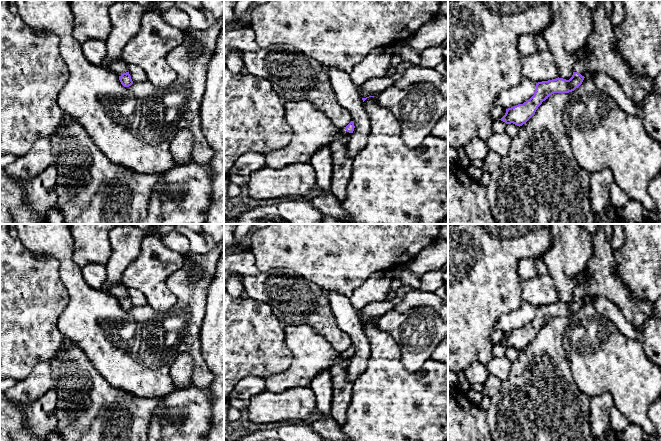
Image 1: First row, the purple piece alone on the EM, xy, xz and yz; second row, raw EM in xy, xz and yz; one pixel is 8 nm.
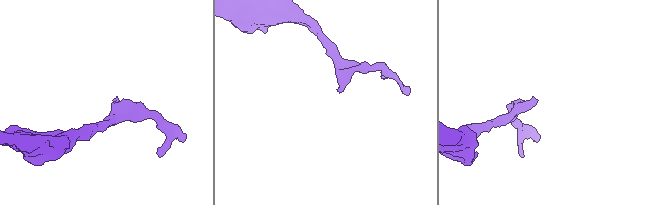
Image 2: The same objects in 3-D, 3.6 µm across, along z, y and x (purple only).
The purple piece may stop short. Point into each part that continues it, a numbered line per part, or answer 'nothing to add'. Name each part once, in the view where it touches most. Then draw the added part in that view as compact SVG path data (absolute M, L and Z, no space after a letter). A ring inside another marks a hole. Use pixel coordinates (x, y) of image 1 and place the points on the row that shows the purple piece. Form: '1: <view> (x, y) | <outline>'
1: yz (603, 57) | M599 0L598 7L593 10L593 29L587 39L588 56L585 60L576 62L574 72L580 73L584 77L588 77L592 73L603 73L612 77L622 86L625 94L630 97L638 107L643 109L646 96L655 92L654 82L647 76L634 74L617 51L614 25L610 19L613 8L612 4L613 0Z

